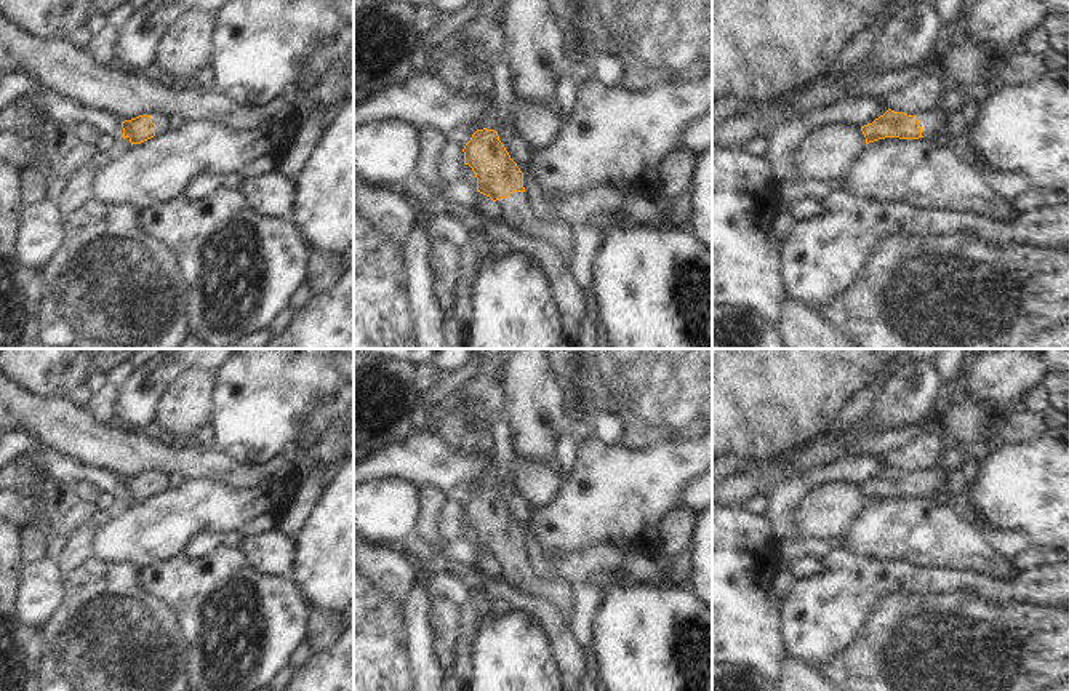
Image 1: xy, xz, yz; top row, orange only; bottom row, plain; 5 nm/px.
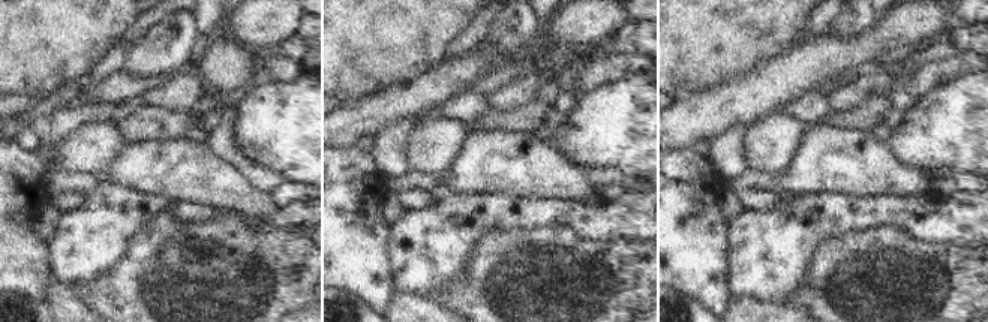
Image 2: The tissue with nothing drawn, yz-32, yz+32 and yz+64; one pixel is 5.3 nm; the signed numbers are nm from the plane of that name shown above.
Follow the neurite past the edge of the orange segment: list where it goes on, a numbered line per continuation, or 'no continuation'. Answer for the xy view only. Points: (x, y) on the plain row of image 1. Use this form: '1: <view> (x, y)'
1: xy (160, 482)

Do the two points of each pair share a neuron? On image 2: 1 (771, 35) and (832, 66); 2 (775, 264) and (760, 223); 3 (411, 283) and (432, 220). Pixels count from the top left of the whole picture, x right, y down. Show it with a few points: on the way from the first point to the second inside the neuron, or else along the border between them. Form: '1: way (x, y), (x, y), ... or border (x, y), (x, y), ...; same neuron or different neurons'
1: border (789, 45), (759, 65); different neurons
2: way (771, 253), (760, 241), (760, 234); same neuron
3: way (417, 268), (422, 264), (422, 244), (431, 235); same neuron

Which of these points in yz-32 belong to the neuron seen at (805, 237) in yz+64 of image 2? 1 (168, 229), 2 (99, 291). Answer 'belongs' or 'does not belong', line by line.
1: does not belong
2: does not belong

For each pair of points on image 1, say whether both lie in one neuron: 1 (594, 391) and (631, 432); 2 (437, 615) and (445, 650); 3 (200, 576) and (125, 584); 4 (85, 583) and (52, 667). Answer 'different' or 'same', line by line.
1: same
2: same
3: different
4: same

